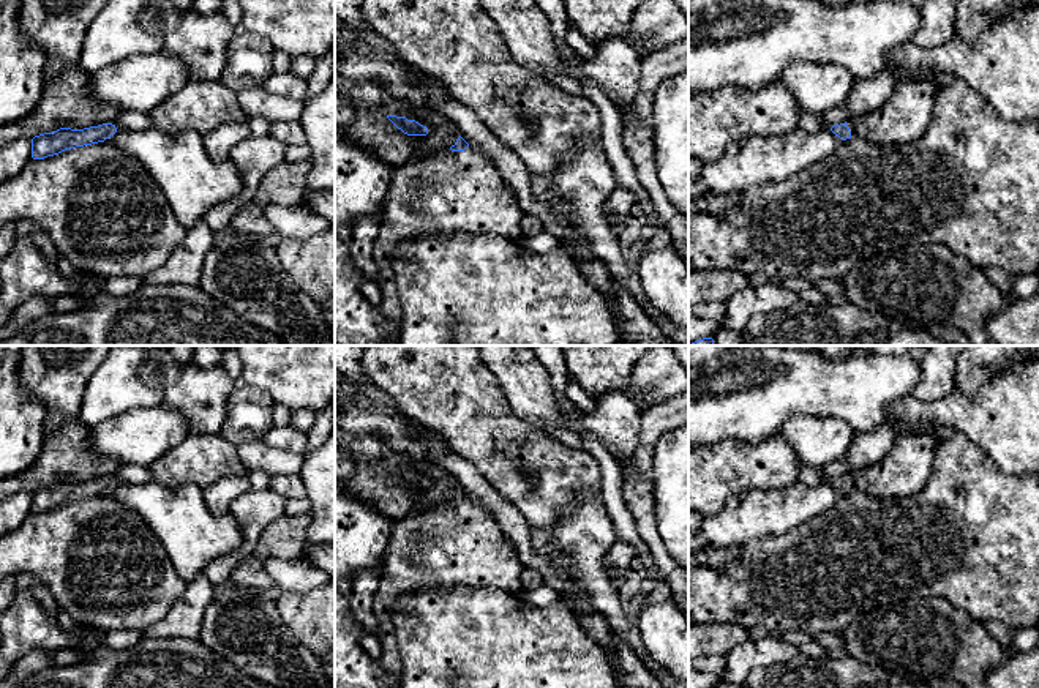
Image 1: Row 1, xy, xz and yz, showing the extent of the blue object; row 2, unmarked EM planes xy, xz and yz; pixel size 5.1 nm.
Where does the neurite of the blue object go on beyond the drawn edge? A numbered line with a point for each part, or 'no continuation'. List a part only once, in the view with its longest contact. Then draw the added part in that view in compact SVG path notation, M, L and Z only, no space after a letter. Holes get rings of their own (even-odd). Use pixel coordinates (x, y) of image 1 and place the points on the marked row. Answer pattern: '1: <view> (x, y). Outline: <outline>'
1: xz (447, 191). Outline: M472 145L464 151L452 151L447 147L396 166L382 210L384 215L373 248L377 282L382 292L379 309L382 316L399 327L403 308L395 289L392 262L396 248L403 241L422 234L450 232L488 232L510 240L521 238L523 208L494 164Z

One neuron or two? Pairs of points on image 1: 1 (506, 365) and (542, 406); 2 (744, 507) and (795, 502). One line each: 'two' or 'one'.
1: one
2: one

